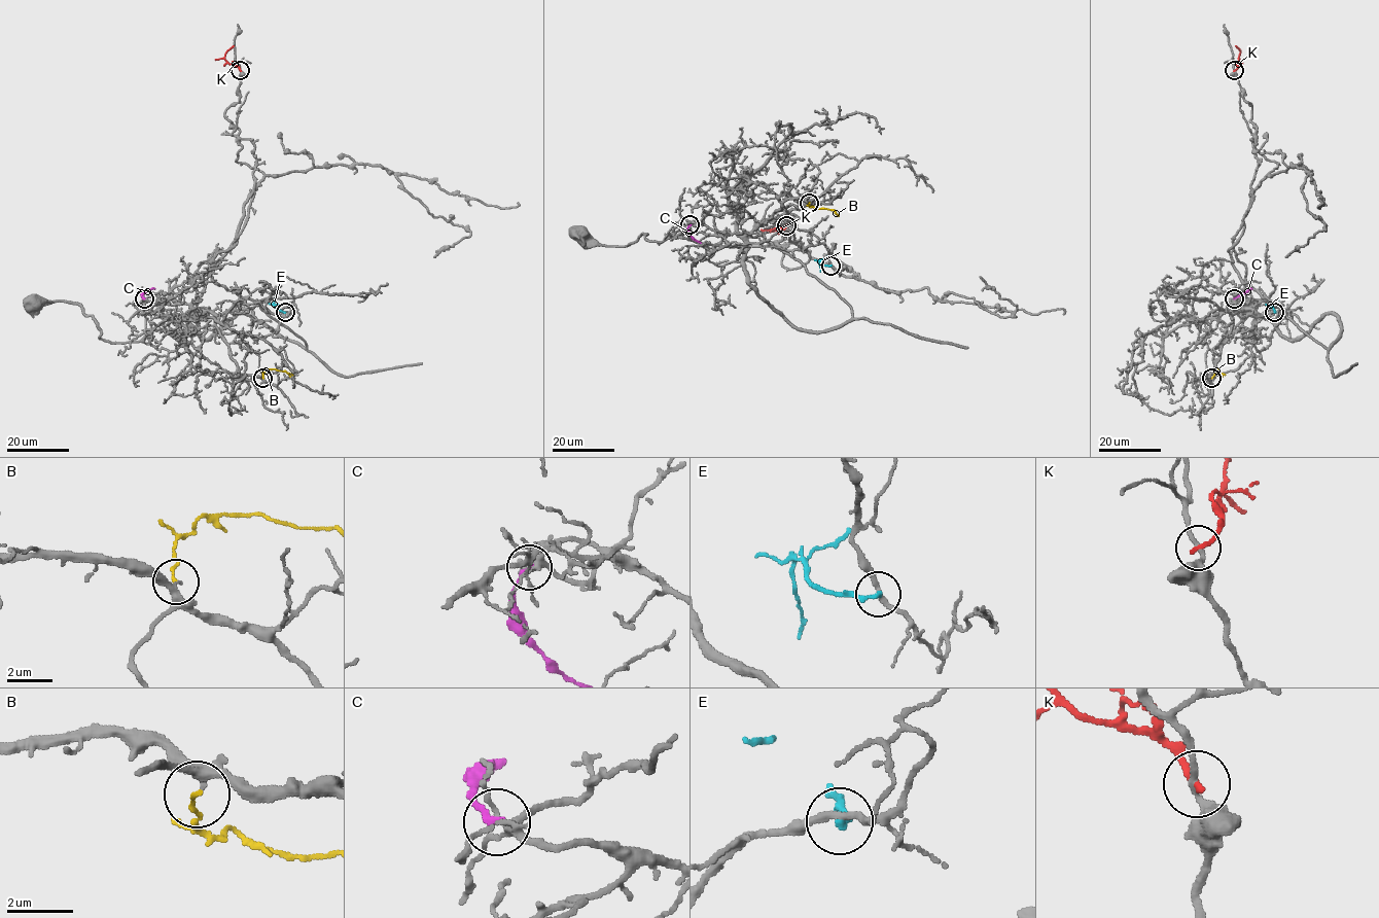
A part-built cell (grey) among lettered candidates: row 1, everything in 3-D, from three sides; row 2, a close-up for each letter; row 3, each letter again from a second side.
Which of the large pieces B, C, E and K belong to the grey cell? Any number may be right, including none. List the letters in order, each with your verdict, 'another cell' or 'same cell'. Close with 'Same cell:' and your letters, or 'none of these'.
B: same cell
C: another cell
E: another cell
K: another cell
Same cell: B

